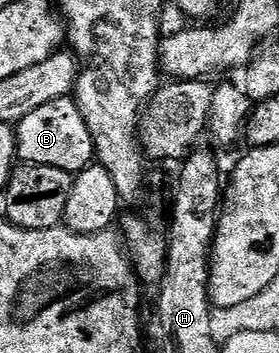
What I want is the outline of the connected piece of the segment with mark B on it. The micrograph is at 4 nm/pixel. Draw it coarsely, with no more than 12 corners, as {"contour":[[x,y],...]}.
{"contour":[[73,97],[16,126],[23,163],[77,175],[95,161]]}

